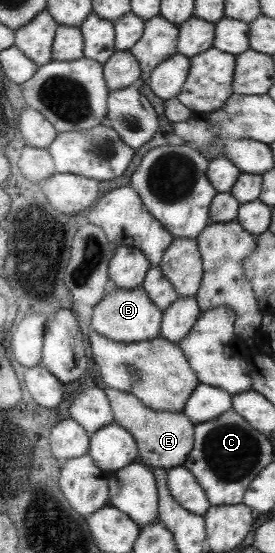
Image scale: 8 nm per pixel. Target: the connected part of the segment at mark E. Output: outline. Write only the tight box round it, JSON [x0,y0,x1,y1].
[104,387,194,469]

